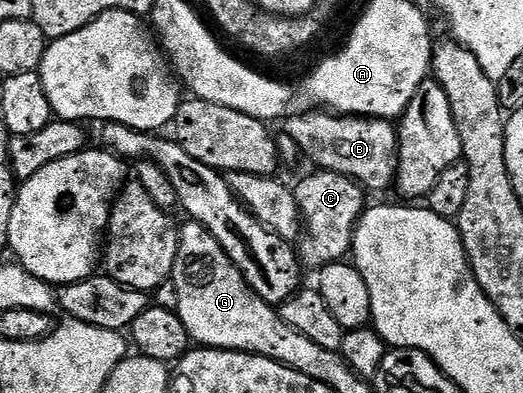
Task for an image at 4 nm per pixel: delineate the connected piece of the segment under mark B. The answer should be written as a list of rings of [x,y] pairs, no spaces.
[[[300,112],[297,118],[292,117],[283,119],[283,133],[294,140],[299,153],[308,157],[313,167],[353,178],[368,192],[395,183],[398,130],[389,119],[337,116],[332,112]]]

